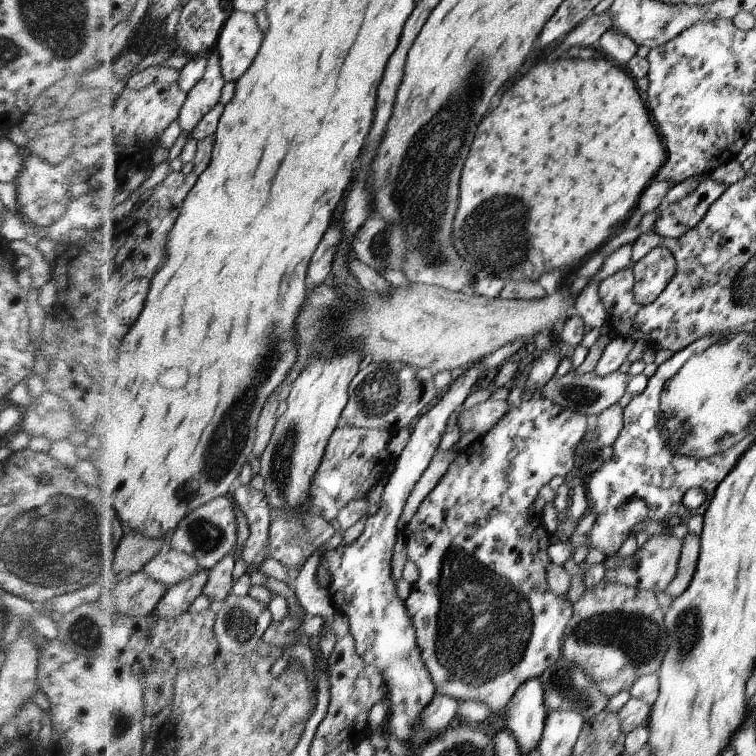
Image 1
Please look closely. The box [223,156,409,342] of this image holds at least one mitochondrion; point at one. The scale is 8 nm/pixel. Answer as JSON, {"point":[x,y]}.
{"point":[381,246]}

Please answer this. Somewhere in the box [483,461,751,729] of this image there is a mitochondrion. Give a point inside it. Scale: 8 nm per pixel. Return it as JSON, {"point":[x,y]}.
{"point":[638,637]}

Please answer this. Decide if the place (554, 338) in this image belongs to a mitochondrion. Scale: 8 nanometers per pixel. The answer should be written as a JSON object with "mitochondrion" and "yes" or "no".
{"mitochondrion":"no"}

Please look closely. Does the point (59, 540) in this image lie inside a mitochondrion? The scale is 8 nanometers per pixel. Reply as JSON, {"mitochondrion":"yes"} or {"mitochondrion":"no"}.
{"mitochondrion":"yes"}

